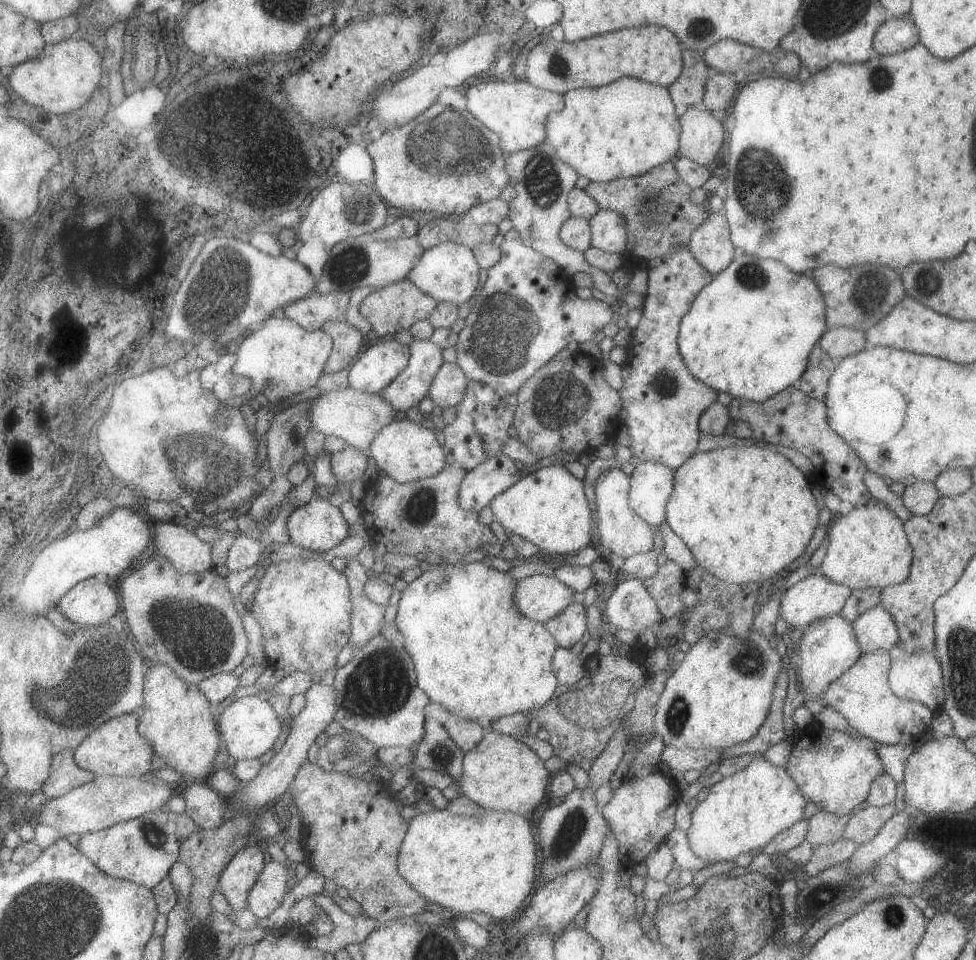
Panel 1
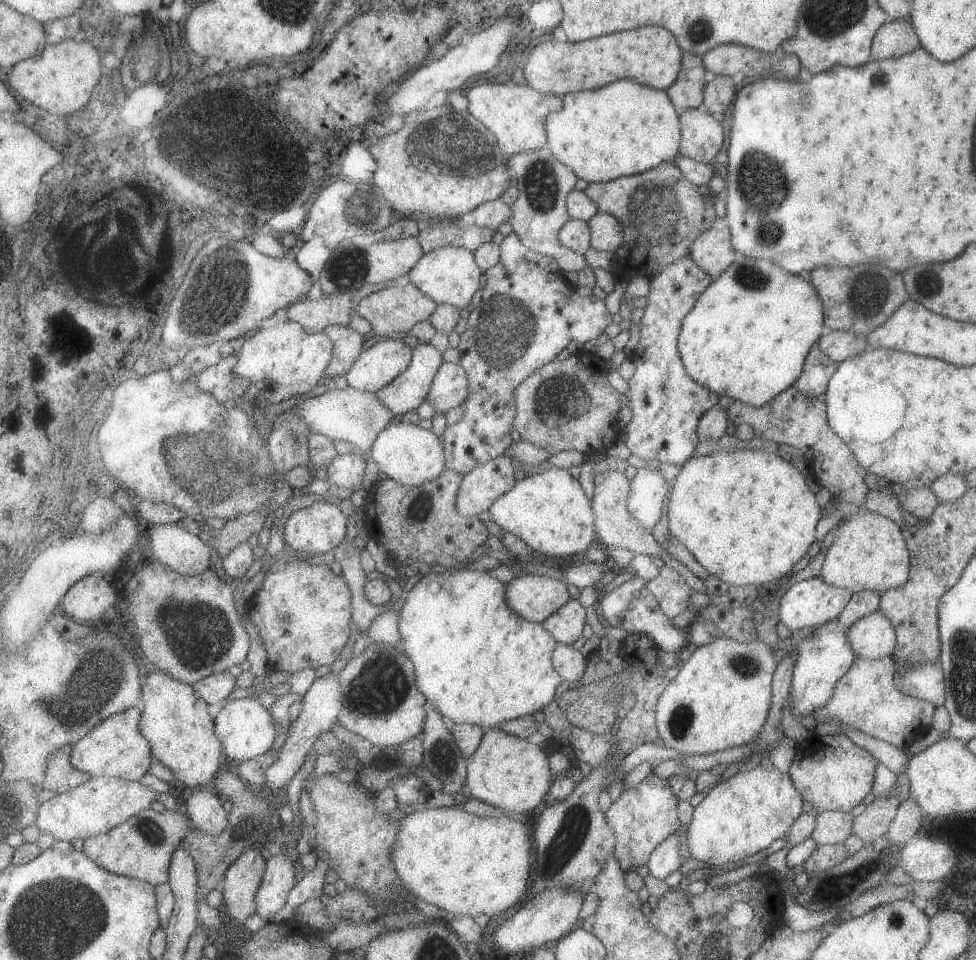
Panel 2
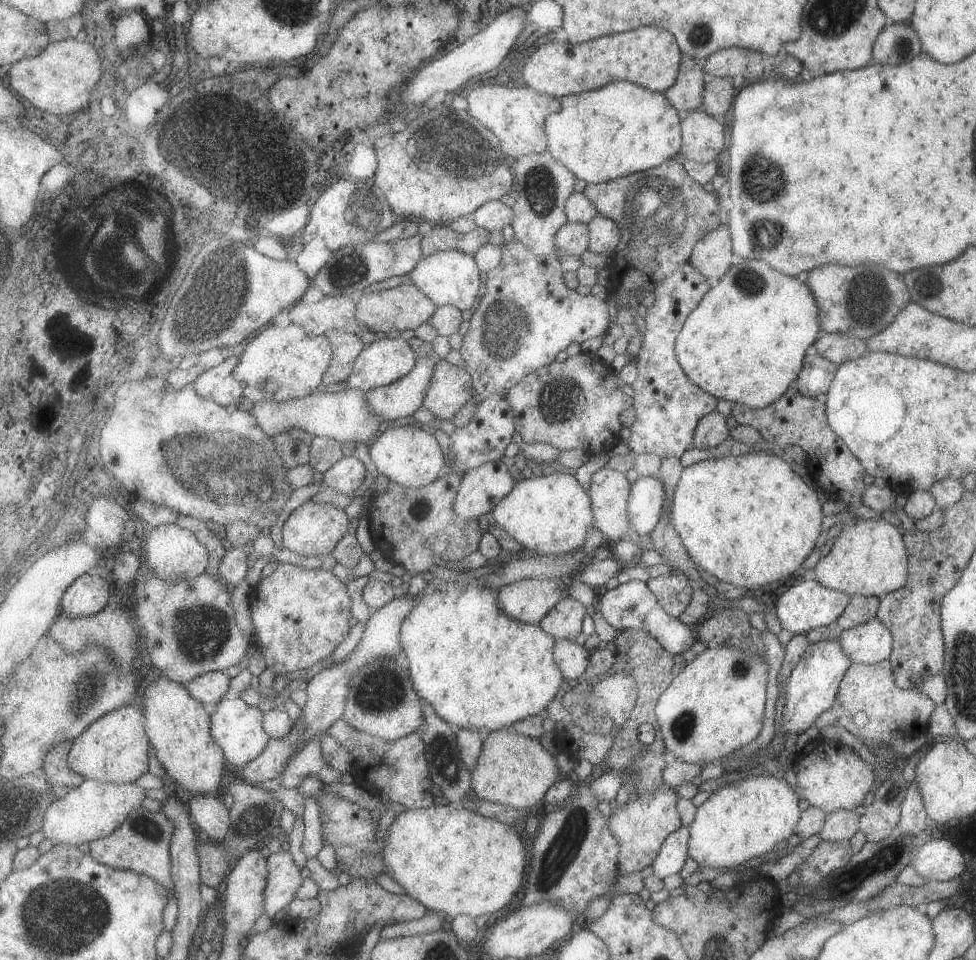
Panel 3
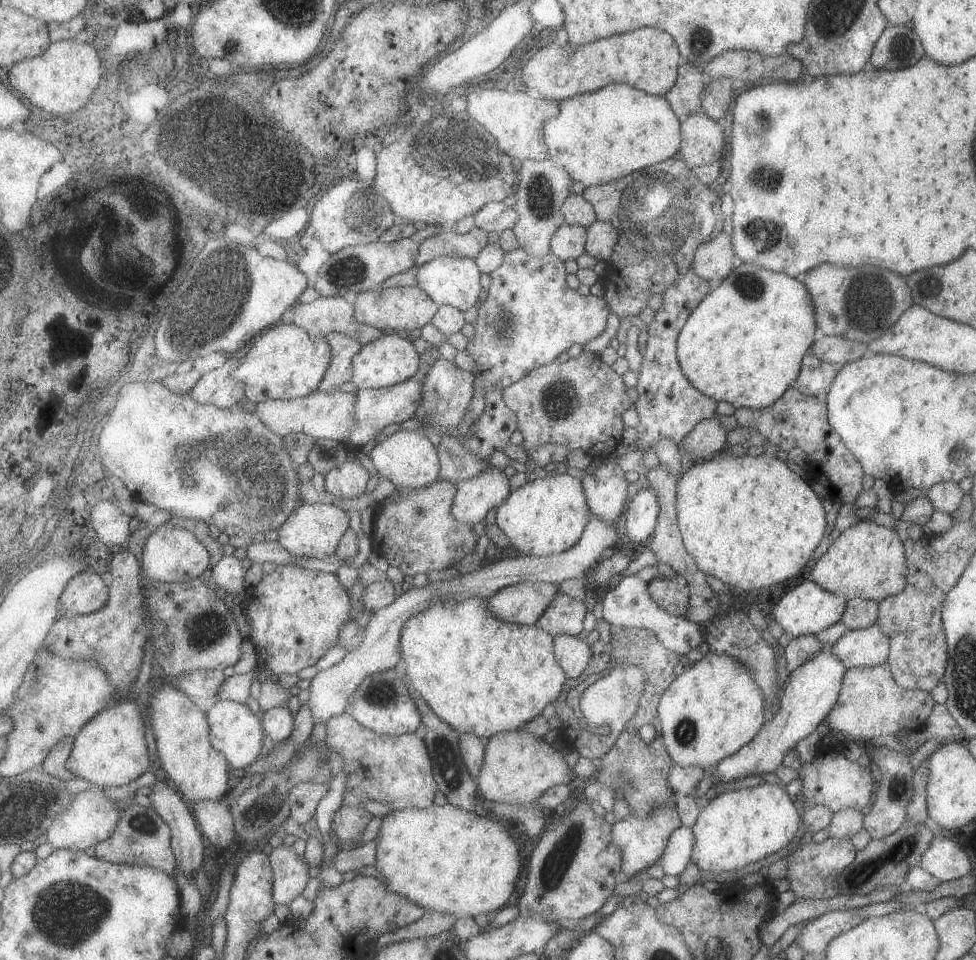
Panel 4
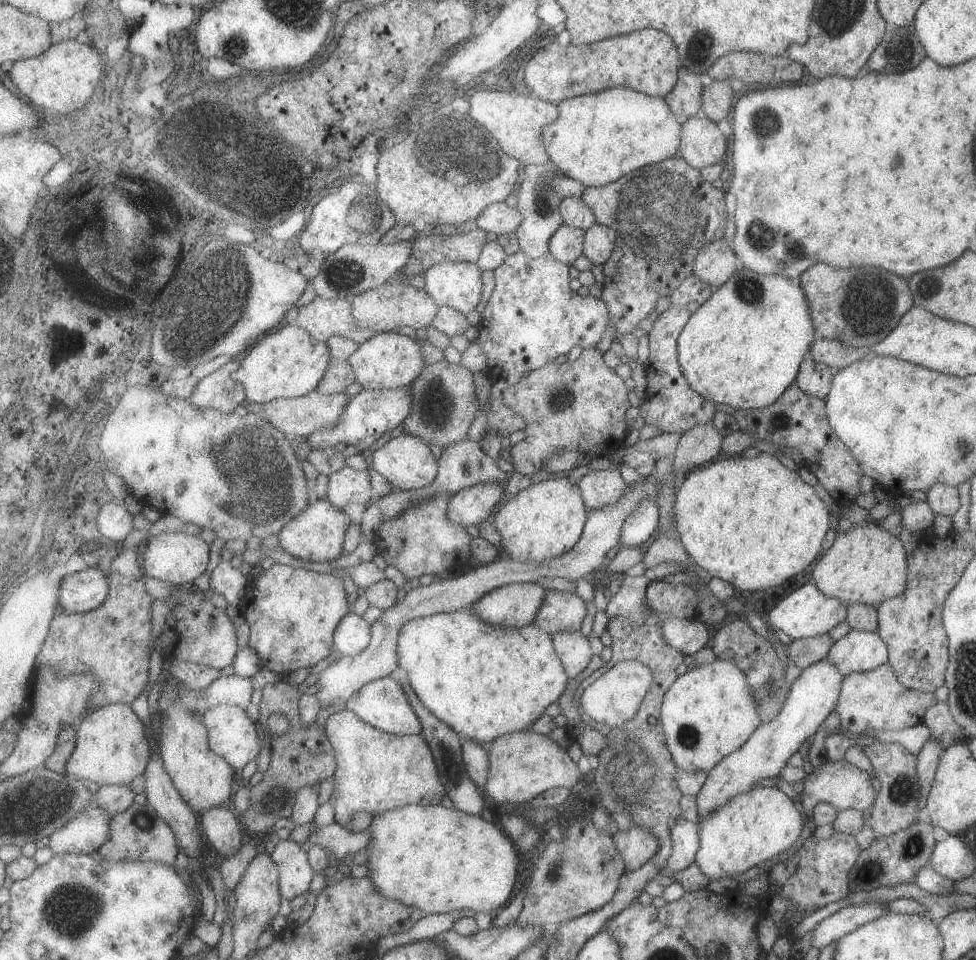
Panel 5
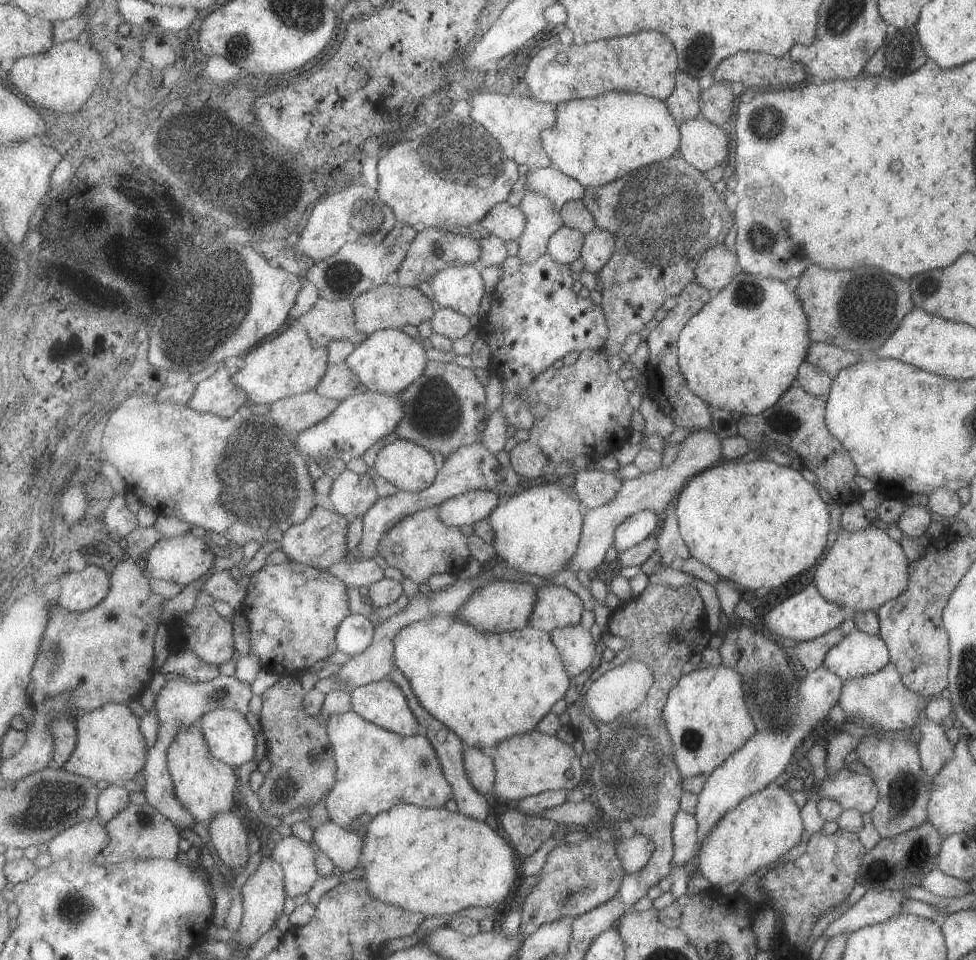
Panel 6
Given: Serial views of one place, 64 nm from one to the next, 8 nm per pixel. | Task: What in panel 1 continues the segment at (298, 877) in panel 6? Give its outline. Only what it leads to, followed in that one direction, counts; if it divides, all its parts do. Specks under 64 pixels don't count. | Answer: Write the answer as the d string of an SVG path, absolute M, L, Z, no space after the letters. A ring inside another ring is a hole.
M269 861L264 868L264 872L261 873L261 878L257 881L257 884L253 887L253 890L249 897L249 904L251 912L257 917L264 919L271 916L283 903L284 898L289 890L289 878L293 878L289 874L289 869L293 866L287 866L285 863Z

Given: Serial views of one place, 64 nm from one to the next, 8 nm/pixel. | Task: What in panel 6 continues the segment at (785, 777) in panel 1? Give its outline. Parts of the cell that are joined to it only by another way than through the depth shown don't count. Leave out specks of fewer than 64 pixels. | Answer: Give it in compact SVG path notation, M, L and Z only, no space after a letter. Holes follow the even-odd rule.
M769 784L759 792L744 798L731 810L728 810L718 821L717 824L705 835L704 840L698 850L698 871L703 878L706 878L712 888L725 886L729 882L738 880L742 884L747 879L755 879L754 872L759 868L779 860L785 852L789 852L793 846L801 841L800 808L791 797L787 788Z

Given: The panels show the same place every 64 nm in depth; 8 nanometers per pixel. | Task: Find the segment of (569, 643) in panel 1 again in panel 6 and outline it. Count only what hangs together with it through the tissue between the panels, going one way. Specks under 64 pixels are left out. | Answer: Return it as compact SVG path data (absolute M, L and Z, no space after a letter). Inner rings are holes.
M562 585L538 588L529 624L551 634L555 629L577 626L583 616L583 600Z

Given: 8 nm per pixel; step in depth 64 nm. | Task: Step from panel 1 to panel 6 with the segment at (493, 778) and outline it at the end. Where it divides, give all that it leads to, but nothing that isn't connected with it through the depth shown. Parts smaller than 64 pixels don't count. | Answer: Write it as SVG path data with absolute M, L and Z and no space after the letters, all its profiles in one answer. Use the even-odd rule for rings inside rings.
M539 730L508 738L492 752L498 770L493 793L509 805L545 791L571 790L585 778L585 769L581 766L581 758L577 756L575 748L556 735Z

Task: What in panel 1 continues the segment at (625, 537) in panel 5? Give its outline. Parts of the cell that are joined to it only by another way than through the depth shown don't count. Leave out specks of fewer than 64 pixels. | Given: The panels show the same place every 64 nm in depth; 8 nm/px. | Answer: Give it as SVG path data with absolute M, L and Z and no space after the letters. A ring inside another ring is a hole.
M639 461L631 474L629 506L652 528L663 523L666 500L673 490L673 470L653 461Z

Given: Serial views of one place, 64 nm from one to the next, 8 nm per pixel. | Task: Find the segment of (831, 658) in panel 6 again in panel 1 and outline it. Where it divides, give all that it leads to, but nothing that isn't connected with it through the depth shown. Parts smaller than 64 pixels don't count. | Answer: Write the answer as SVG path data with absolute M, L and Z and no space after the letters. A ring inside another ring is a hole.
M880 604L859 614L852 622L852 631L861 654L872 653L877 649L889 652L898 637L891 615Z

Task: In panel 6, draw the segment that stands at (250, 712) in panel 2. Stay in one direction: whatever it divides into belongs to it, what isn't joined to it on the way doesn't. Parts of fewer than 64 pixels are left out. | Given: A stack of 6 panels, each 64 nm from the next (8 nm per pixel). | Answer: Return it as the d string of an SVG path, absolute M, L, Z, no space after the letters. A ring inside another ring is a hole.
M218 708L203 716L199 724L215 758L235 768L255 758L257 736L243 713Z

